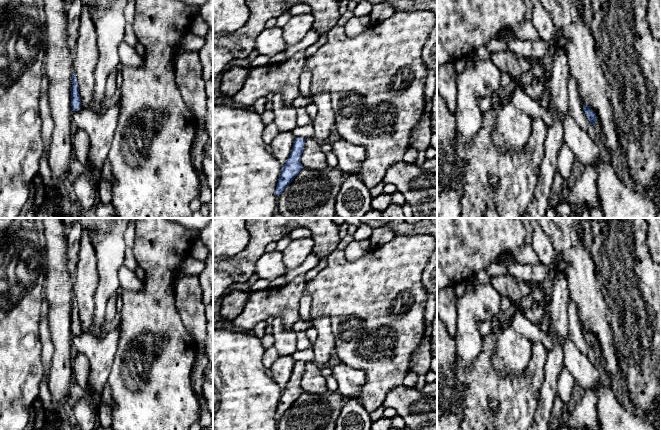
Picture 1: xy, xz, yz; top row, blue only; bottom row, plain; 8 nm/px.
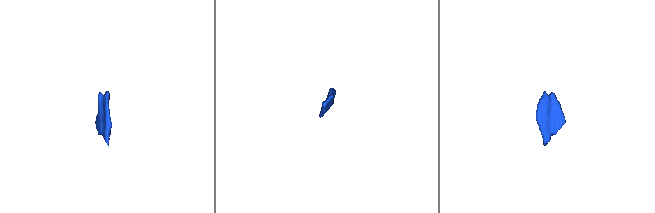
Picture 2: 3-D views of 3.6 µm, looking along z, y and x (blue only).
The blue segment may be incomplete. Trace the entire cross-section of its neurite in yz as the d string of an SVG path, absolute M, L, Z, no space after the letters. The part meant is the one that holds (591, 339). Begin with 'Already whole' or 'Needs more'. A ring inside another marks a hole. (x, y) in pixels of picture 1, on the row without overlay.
Already whole. M583 328L583 333L590 348L595 350L596 342L597 342L596 337L592 333L590 333L587 329L584 328Z

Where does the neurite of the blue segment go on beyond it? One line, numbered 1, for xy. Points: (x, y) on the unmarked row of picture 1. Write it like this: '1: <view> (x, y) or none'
1: none

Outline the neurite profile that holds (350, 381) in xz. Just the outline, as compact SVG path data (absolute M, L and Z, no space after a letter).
M344 363L332 368L332 375L338 382L337 392L346 398L359 398L366 380L362 370L354 369Z

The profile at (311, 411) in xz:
M303 392L277 420L277 430L335 430L344 397L336 392Z

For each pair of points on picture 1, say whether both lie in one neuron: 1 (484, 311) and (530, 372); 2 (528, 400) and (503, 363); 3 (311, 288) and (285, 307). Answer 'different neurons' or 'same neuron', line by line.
1: different neurons
2: different neurons
3: different neurons

